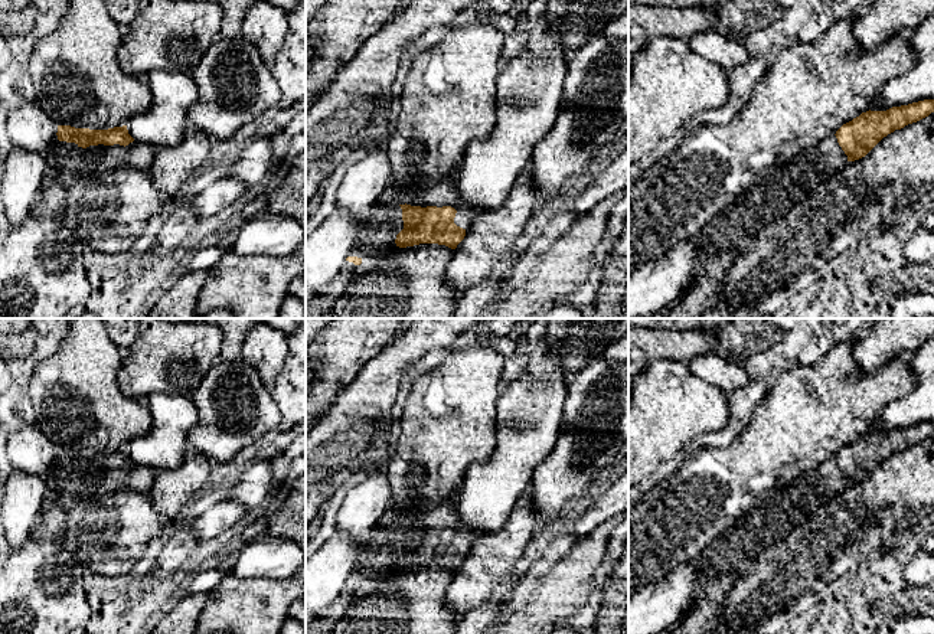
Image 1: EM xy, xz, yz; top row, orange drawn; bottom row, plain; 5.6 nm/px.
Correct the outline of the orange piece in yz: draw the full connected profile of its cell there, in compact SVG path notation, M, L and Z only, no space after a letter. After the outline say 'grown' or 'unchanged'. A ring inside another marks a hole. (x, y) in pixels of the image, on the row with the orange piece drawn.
M934 99L866 111L843 124L835 135L800 151L790 163L764 174L724 209L693 241L703 242L703 258L735 251L738 238L786 216L833 173L865 157L884 137L934 112Z; grown

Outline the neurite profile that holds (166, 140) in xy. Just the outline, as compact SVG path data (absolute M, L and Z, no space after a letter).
M154 71L146 81L153 102L147 112L128 120L128 134L134 141L156 148L173 147L183 140L189 125L187 114L199 98L197 86L193 78L183 72Z

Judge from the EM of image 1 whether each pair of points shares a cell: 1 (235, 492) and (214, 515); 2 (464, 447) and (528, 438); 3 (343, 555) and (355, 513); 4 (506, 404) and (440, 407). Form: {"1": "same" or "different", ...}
{"1": "different", "2": "different", "3": "different", "4": "different"}

